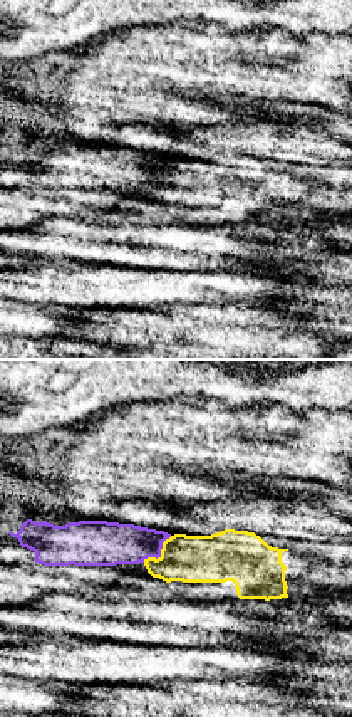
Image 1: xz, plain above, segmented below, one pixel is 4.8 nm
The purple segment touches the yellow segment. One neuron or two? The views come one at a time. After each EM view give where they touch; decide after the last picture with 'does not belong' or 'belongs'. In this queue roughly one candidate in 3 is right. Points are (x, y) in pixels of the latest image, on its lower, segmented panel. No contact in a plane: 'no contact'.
contact (160, 553)

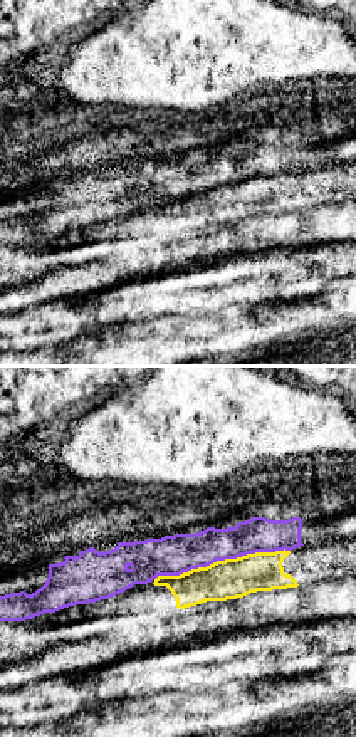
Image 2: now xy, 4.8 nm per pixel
contact (222, 559)

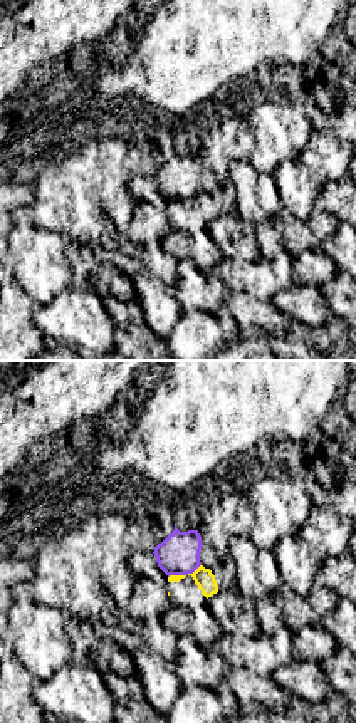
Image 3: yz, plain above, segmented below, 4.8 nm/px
contact (183, 574)

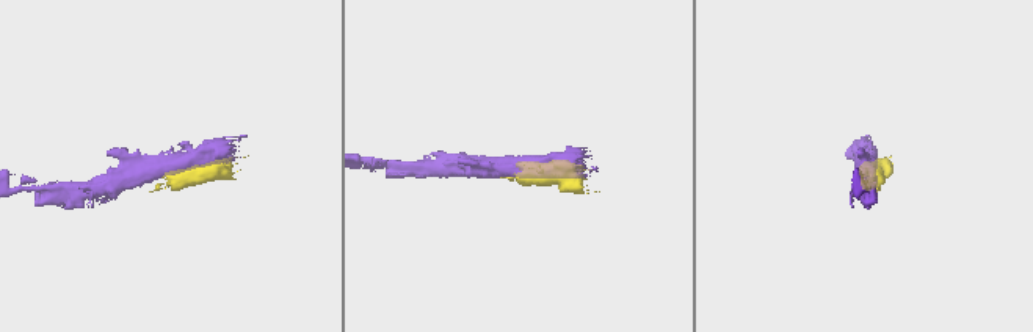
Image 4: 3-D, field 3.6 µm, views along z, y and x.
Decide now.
does not belong

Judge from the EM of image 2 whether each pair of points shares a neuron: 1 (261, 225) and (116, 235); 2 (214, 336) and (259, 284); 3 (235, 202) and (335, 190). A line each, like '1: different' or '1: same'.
1: same
2: different
3: same

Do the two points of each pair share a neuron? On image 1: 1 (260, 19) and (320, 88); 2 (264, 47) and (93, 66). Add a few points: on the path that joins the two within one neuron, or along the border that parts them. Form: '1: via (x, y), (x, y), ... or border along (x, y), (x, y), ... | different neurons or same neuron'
1: border along (228, 29), (258, 31) | different neurons
2: via (222, 61), (161, 61), (150, 66), (134, 66) | same neuron

